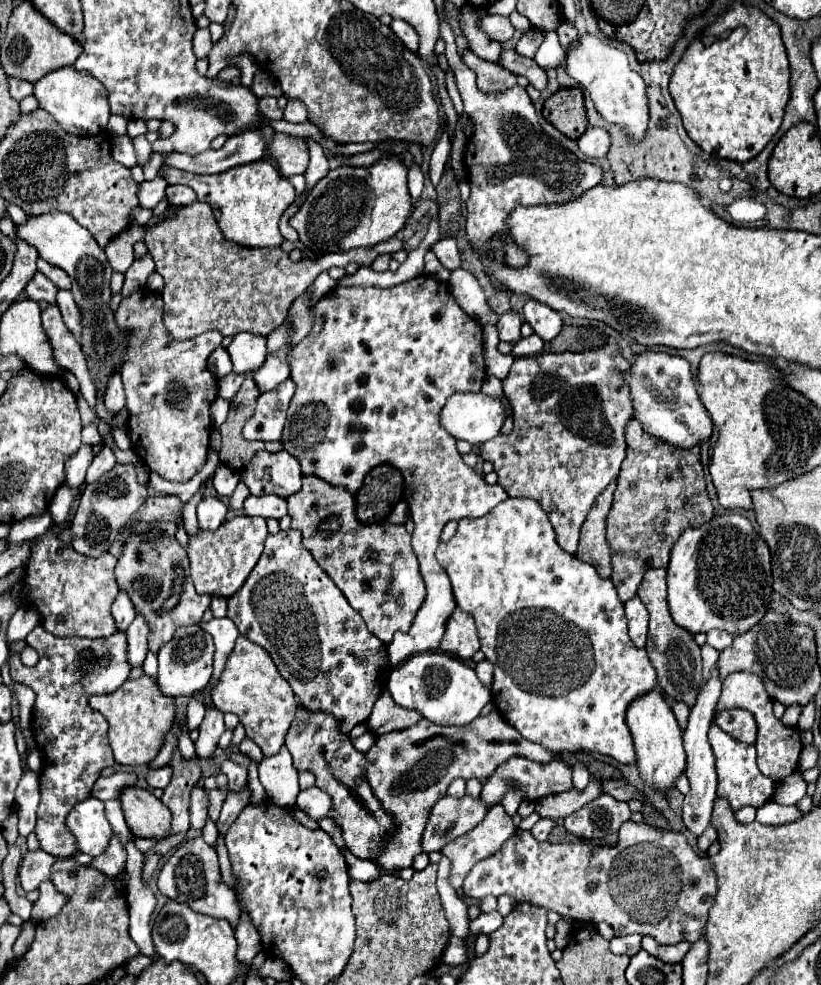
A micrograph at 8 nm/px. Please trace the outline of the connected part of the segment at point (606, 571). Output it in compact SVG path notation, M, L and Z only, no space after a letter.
M616 481L606 487L606 491L596 499L594 507L590 509L586 521L582 523L582 541L578 545L576 559L592 565L602 579L608 579L612 573L610 567L610 547L606 543L606 515L612 505L612 495L616 489Z

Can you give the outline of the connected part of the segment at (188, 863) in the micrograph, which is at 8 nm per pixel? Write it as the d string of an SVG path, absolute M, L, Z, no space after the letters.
M202 837L188 839L182 847L188 853L192 853L192 855L172 855L170 861L160 871L158 889L166 897L170 897L170 899L186 903L196 913L228 919L232 927L238 927L238 923L240 923L240 909L238 909L238 905L234 901L232 889L226 883L220 881L222 877L220 877L220 869L218 869L216 849L212 845L208 845Z

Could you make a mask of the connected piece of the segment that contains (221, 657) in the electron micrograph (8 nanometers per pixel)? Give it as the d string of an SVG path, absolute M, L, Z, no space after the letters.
M228 617L212 619L208 623L200 622L199 625L204 627L206 631L210 631L210 635L214 637L213 673L210 683L206 687L208 693L210 693L214 689L214 685L216 685L218 677L220 677L222 669L226 665L226 661L228 661L228 656L232 653L232 649L234 649L234 641L238 637L238 629L236 629L236 625Z

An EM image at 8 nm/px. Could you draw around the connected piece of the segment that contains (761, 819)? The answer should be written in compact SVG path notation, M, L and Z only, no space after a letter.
M766 801L756 811L756 821L762 825L784 825L802 817L802 811L796 805L780 805L776 801Z

